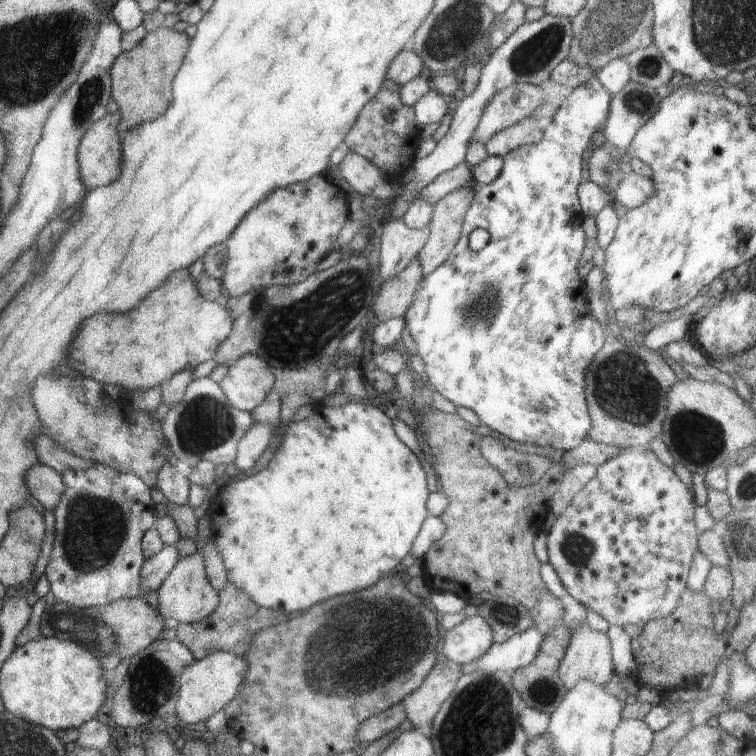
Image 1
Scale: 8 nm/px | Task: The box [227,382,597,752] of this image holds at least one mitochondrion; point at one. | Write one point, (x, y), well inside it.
(355, 645)

